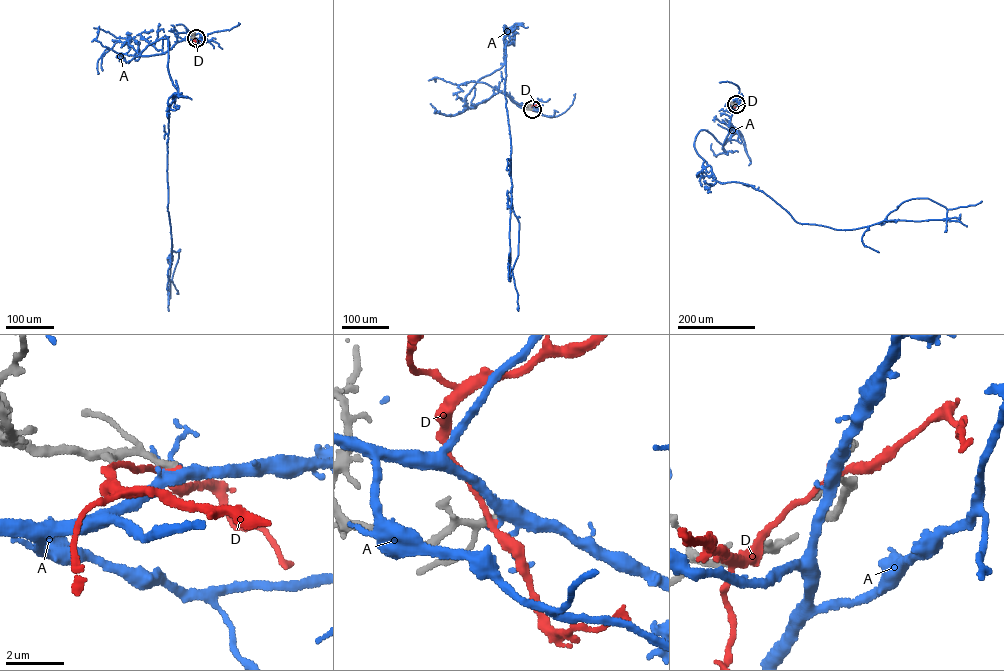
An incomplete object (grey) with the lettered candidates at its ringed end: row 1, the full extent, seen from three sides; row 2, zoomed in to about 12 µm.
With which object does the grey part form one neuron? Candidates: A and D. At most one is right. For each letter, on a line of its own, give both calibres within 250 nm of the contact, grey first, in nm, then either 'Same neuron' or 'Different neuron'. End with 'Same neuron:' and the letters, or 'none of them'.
A: Thickness 200 nm (grey) against 320 nm. Different neuron
D: Thickness 280 nm (grey) against 220 nm. Different neuron
Same neuron: none of them

